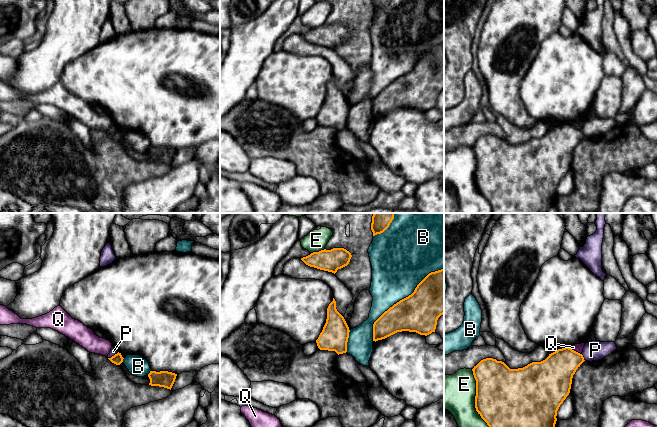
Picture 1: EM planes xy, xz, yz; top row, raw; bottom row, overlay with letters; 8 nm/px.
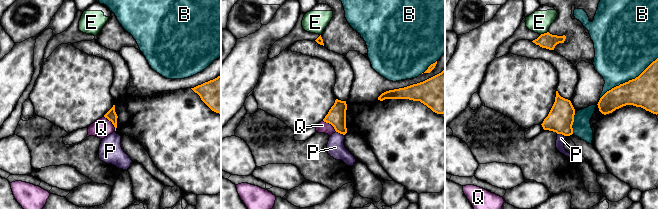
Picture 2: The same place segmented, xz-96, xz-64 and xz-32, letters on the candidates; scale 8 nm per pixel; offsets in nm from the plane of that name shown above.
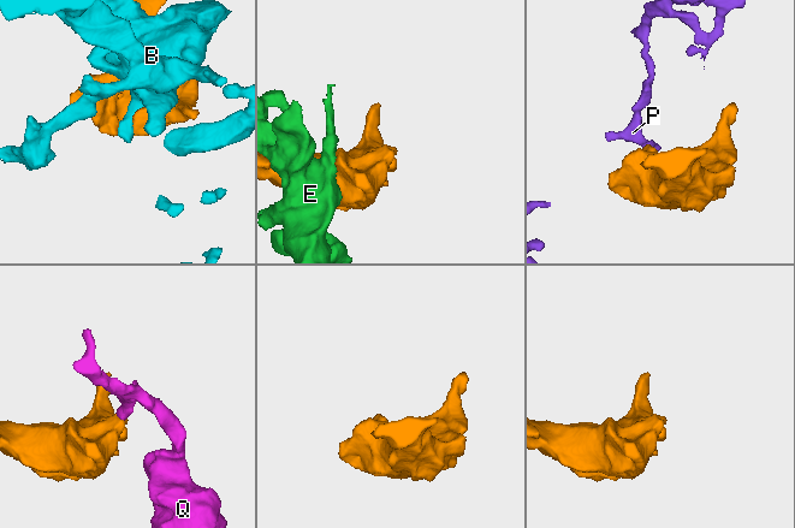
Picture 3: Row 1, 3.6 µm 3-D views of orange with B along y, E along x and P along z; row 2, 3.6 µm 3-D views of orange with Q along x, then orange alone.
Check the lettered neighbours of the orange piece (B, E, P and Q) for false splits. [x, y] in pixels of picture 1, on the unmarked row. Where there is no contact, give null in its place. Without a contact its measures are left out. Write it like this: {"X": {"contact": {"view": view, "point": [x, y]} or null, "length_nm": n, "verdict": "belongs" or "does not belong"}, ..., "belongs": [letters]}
{"B": {"contact": {"view": "xz", "point": [400, 76]}, "length_nm": 800, "verdict": "does not belong"}, "E": {"contact": {"view": "yz", "point": [475, 179]}, "length_nm": 550, "verdict": "does not belong"}, "P": {"contact": {"view": "yz", "point": [583, 133]}, "length_nm": 70, "verdict": "does not belong"}, "Q": {"contact": {"view": "yz", "point": [575, 127]}, "length_nm": 110, "verdict": "does not belong"}, "belongs": []}

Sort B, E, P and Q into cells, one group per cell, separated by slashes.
B / E / P / Q

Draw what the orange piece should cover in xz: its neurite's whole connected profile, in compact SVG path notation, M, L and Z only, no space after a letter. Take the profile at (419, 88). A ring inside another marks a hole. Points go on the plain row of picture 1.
M444 45L429 49L408 73L385 87L373 100L373 117L385 115L397 108L409 107L420 111L435 108L438 94L444 90Z

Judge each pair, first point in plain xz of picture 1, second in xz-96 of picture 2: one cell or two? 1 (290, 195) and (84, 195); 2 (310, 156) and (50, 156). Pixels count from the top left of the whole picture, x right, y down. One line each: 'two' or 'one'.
1: one
2: one

